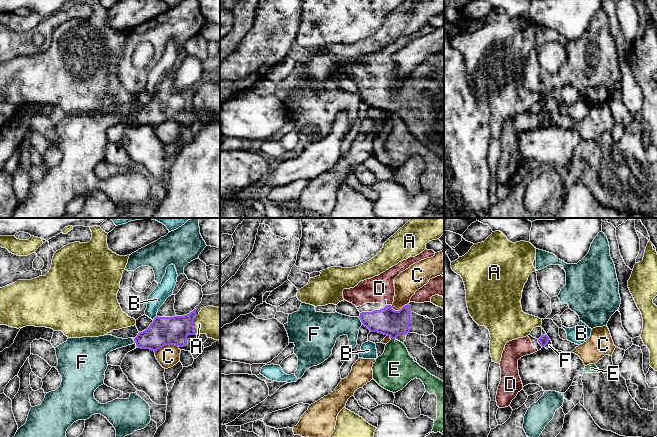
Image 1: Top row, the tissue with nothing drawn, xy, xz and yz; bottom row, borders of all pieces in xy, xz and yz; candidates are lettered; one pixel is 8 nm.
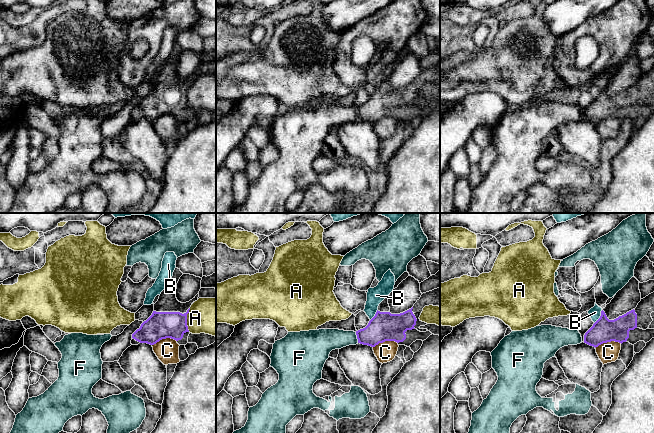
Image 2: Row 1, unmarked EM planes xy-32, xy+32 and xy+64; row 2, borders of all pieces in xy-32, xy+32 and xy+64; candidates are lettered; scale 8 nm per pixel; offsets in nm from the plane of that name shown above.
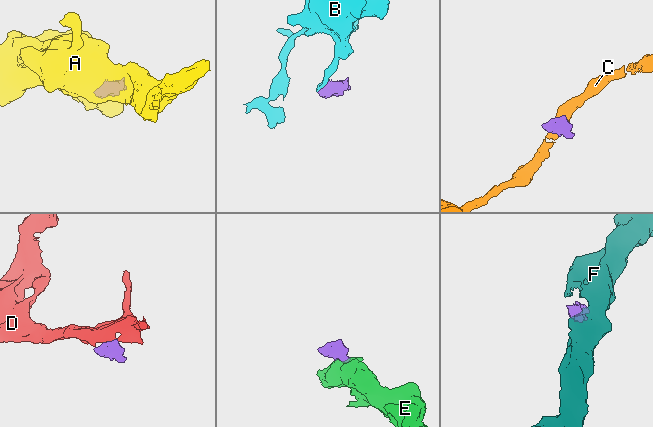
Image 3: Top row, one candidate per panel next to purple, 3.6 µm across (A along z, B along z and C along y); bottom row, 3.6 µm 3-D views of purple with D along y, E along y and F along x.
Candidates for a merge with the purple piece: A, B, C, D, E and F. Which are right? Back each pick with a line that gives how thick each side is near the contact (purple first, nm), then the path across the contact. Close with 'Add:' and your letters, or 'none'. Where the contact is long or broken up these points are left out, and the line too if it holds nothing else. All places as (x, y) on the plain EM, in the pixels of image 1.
D: calibres 220 and 200 nm; way xz (387, 97), (389, 81), (389, 74), (379, 64)
Add: D

